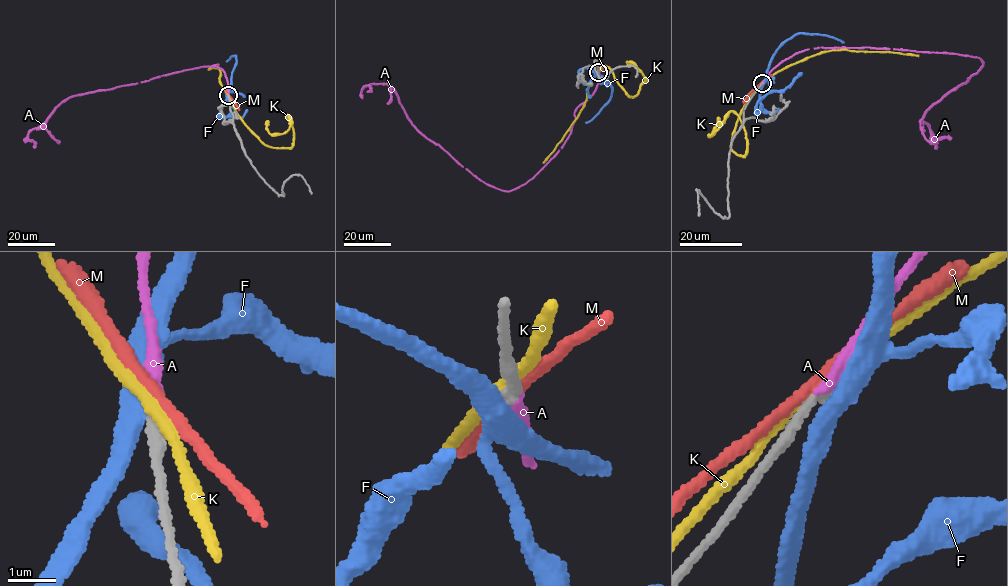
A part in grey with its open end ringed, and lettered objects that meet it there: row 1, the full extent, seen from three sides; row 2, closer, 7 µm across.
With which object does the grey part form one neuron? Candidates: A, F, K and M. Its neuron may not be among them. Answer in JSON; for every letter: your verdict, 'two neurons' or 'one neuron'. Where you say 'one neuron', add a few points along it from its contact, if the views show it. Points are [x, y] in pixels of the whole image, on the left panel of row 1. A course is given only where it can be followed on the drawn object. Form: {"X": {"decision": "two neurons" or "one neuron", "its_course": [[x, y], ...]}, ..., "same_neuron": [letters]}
{"A": {"decision": "one neuron", "its_course": [[228, 95], [222, 69], [212, 66], [217, 64], [204, 66], [72, 96], [33, 128], [24, 139], [29, 140]]}, "F": {"decision": "two neurons"}, "K": {"decision": "two neurons"}, "M": {"decision": "two neurons"}, "same_neuron": ["A"]}

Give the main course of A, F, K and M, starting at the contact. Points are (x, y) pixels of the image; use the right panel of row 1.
A: (762, 83), (818, 47), (978, 58), (977, 73), (922, 119), (951, 138)
F: (762, 83), (773, 55), (796, 34), (825, 34), (844, 42)
K: (761, 83), (746, 100), (730, 144), (743, 155), (745, 131), (735, 113), (730, 111), (709, 135), (718, 117)
M: (761, 83), (743, 103)

